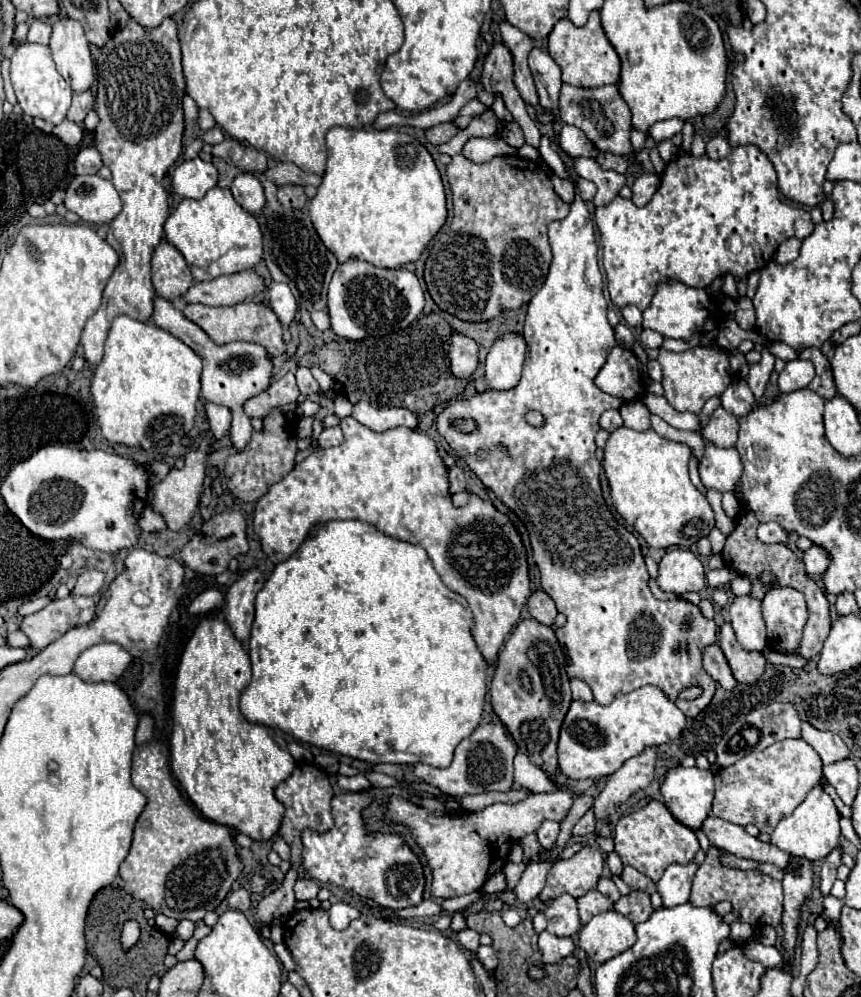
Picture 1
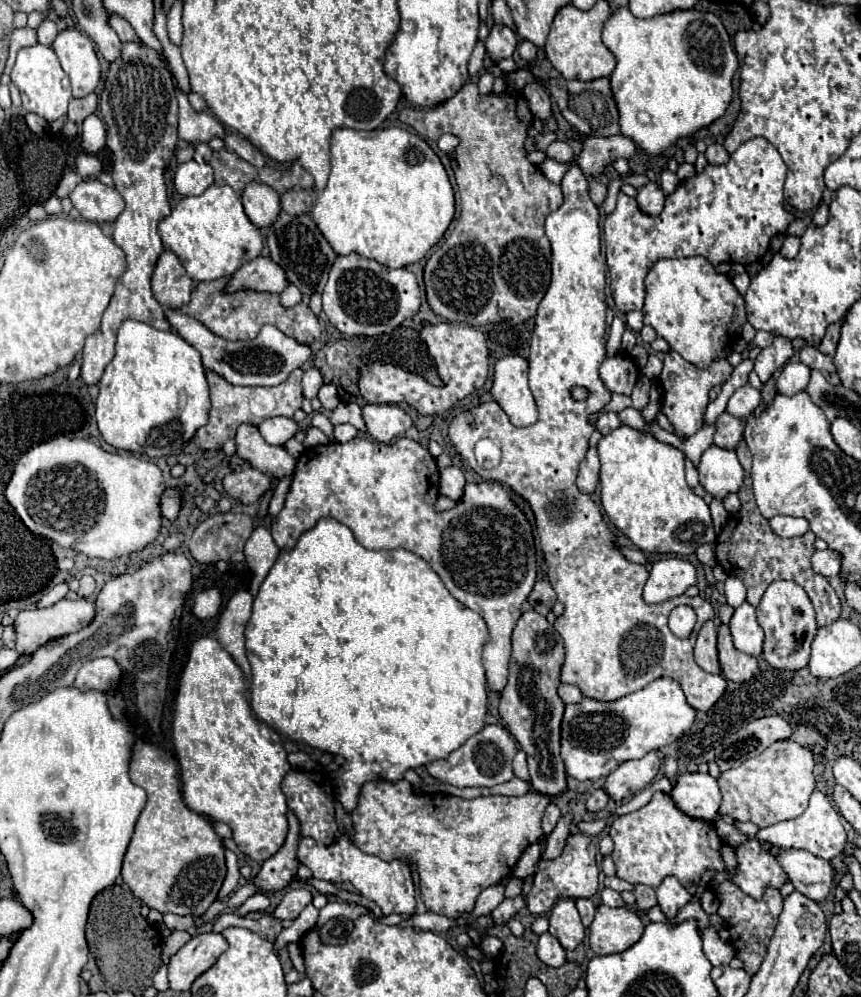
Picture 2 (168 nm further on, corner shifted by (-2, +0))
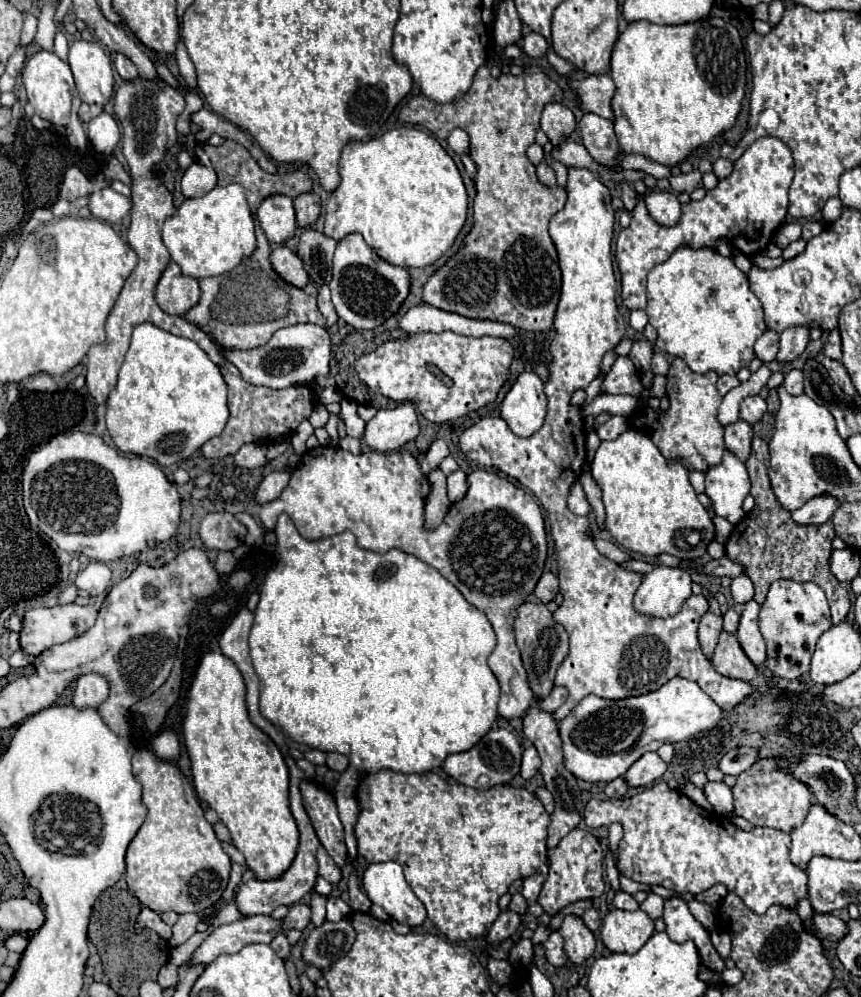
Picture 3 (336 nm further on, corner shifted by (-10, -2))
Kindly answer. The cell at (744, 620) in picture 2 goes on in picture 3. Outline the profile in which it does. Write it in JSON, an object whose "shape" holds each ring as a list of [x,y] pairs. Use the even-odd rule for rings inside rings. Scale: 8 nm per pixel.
{"shape":[[[755,599],[745,603],[745,609],[741,613],[737,639],[745,651],[745,655],[753,661],[755,667],[761,667],[765,663],[765,639],[759,631],[759,603]]]}

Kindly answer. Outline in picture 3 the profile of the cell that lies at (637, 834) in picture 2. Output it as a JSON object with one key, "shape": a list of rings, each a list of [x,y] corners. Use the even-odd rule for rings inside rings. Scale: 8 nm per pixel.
{"shape":[[[665,781],[627,799],[591,799],[585,805],[583,821],[587,827],[601,827],[613,821],[623,825],[619,873],[633,881],[663,885],[679,895],[703,893],[723,883],[757,915],[765,915],[775,903],[795,909],[799,899],[809,897],[807,873],[789,861],[791,837],[787,833],[767,827],[741,831],[729,819],[695,805],[681,789],[671,789]]]}

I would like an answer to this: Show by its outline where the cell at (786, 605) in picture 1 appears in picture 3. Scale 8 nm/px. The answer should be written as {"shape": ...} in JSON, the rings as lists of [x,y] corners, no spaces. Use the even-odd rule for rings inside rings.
{"shape":[[[779,579],[769,587],[765,603],[759,613],[759,627],[767,643],[767,667],[773,675],[783,679],[799,679],[809,671],[811,655],[817,639],[831,627],[829,603],[821,587],[815,583],[797,583],[791,579]]]}

